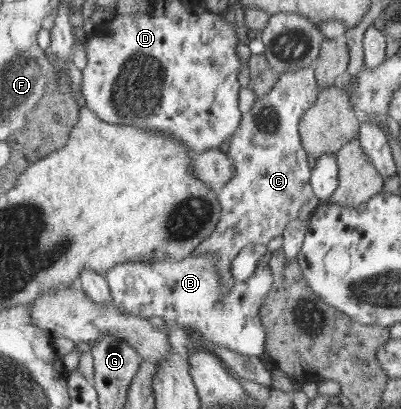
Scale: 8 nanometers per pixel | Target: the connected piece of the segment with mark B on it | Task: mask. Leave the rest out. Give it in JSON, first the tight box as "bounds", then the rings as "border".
{"bounds":[106,253,275,357],"border":[[[214,253],[188,257],[180,262],[121,263],[114,266],[106,277],[113,302],[122,314],[144,318],[159,316],[169,327],[202,331],[207,339],[230,350],[259,357],[267,350],[267,331],[261,310],[275,282],[270,266],[269,256],[263,258],[258,270],[249,279],[235,282],[229,292],[221,292],[218,255]]]}

